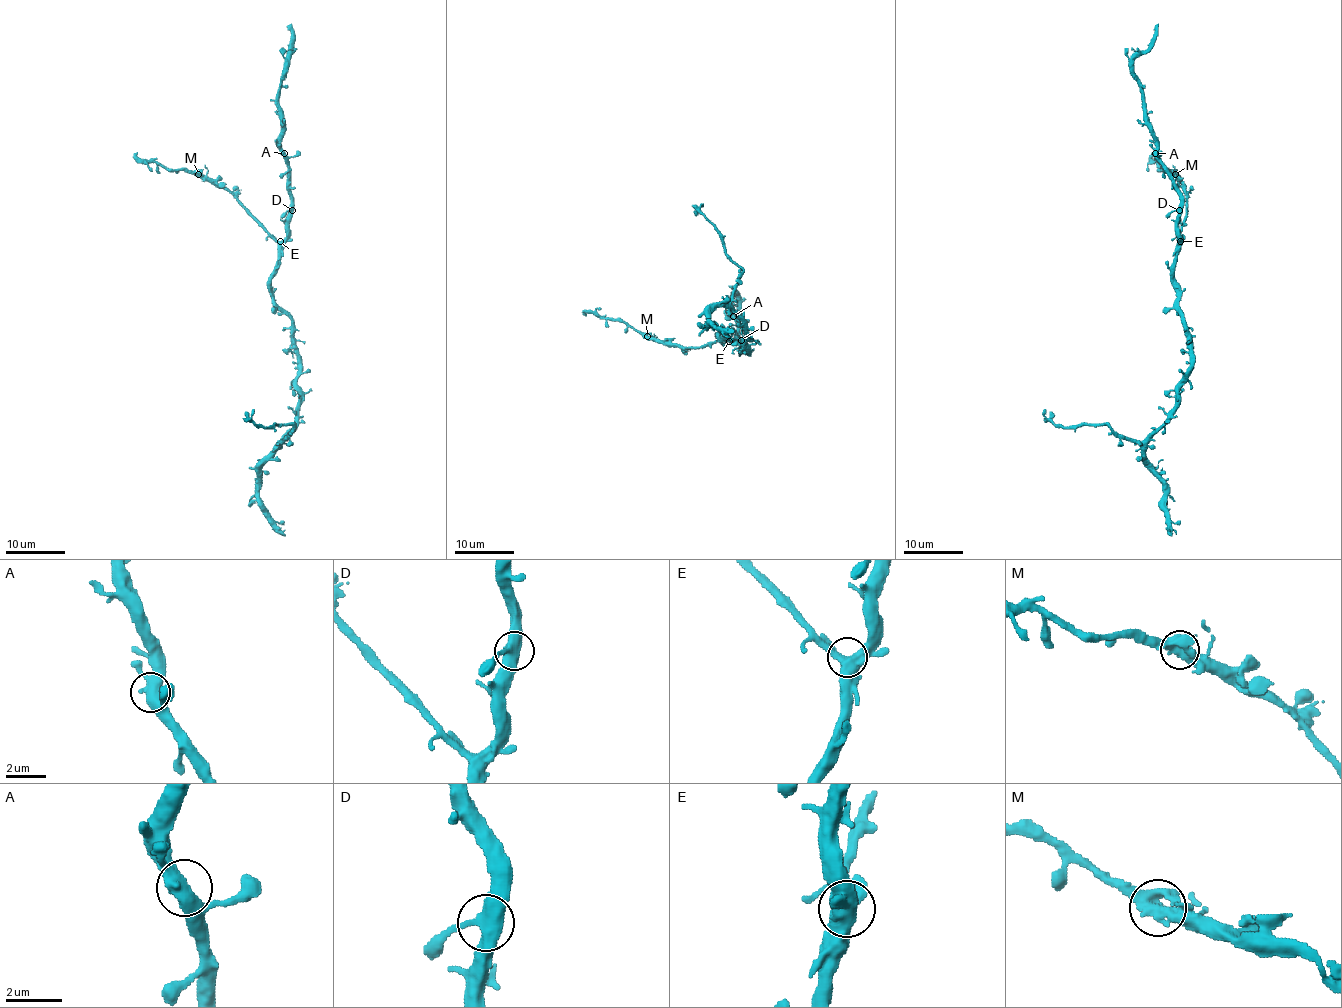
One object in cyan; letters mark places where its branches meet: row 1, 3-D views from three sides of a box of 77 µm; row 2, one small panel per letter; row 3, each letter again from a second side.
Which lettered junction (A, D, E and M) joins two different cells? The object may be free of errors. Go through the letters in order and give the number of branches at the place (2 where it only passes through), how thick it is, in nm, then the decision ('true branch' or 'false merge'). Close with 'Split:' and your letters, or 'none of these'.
A: 3 branches meet; 460 nm thick; true branch
D: 3 branches meet; 460 nm thick; true branch
E: 3 branches meet; 500 nm thick; true branch
M: 3 branches meet; 460 nm thick; true branch
Split: none of these

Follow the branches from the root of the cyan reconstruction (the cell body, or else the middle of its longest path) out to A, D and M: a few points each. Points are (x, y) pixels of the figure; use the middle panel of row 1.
A: (721, 338), (720, 335), (724, 334), (739, 343), (738, 320), (733, 316)
D: (721, 338), (720, 335), (724, 334), (729, 338), (741, 340)
M: (721, 338), (721, 334), (727, 338), (700, 347), (679, 347), (646, 337)

